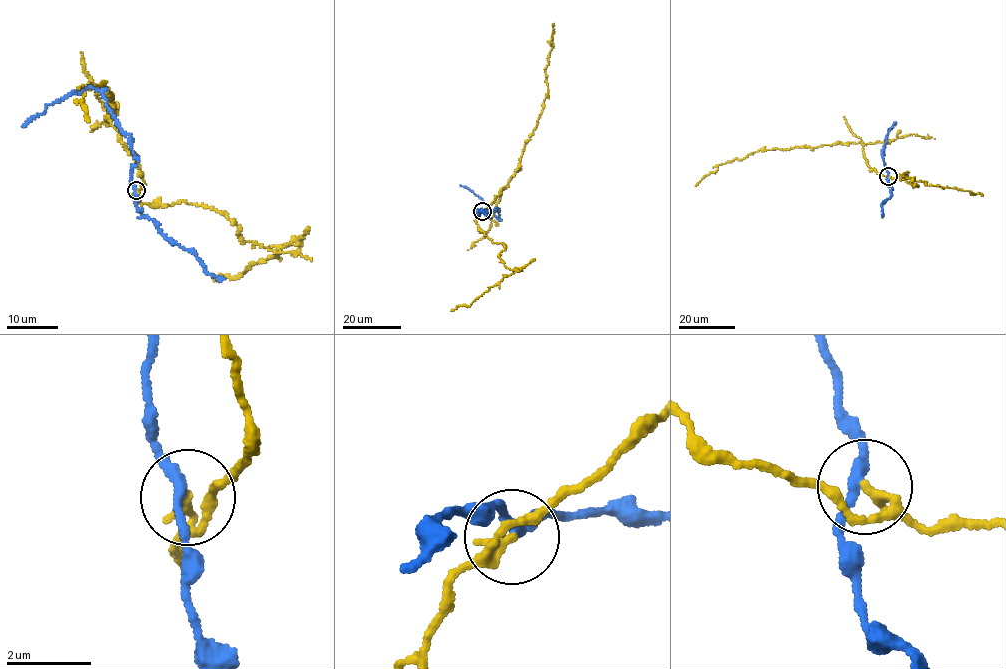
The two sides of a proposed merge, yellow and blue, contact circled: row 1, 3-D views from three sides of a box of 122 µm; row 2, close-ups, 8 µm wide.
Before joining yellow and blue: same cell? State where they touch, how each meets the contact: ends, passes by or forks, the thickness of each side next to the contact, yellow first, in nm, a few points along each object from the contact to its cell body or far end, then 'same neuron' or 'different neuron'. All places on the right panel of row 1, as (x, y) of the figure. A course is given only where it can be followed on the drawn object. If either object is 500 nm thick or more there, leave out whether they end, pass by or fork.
at (888, 176); yellow passes by; blue passes by; 170 nm thick on the yellow side, 240 nm on the other; yellow runs (889, 176), (868, 165), (862, 144), (852, 142), (758, 151), (718, 165), (694, 186); blue runs (888, 176), (882, 149), (894, 123), (887, 131), (883, 155); different neuron

